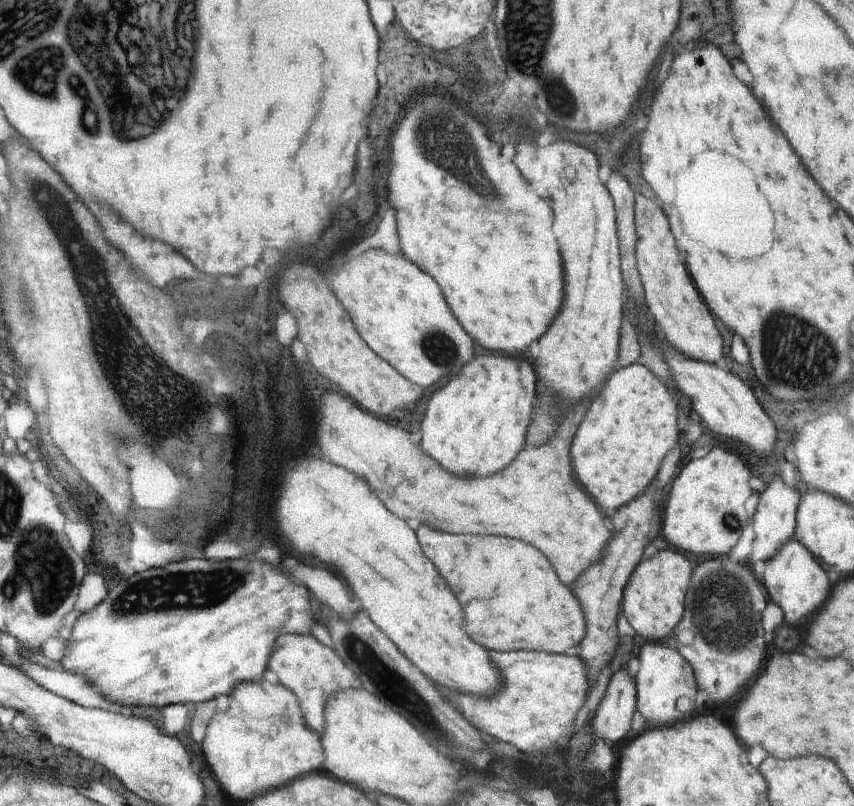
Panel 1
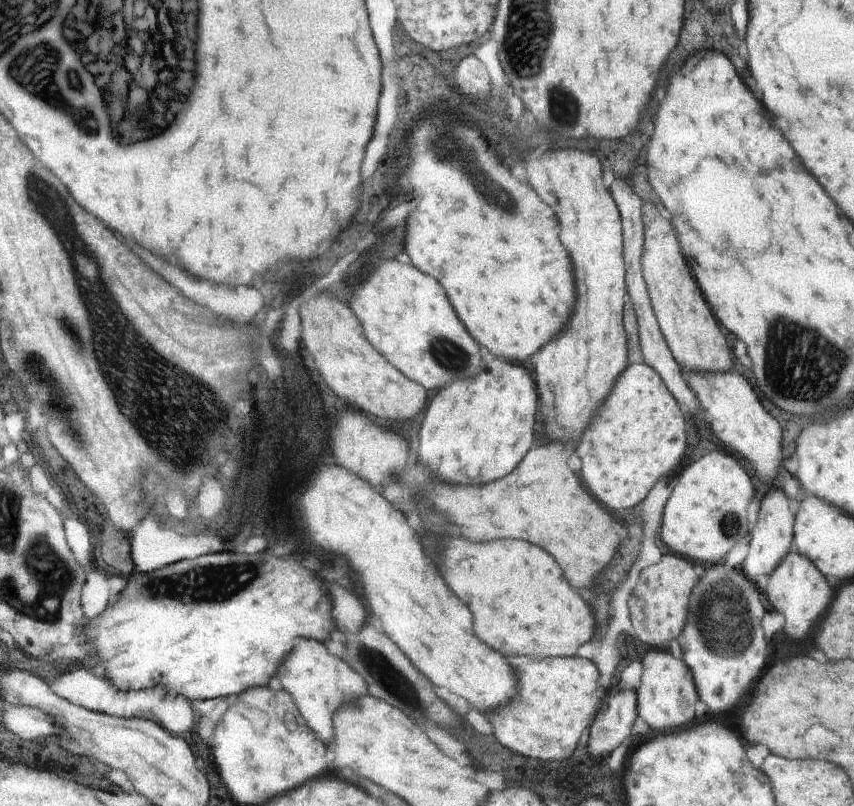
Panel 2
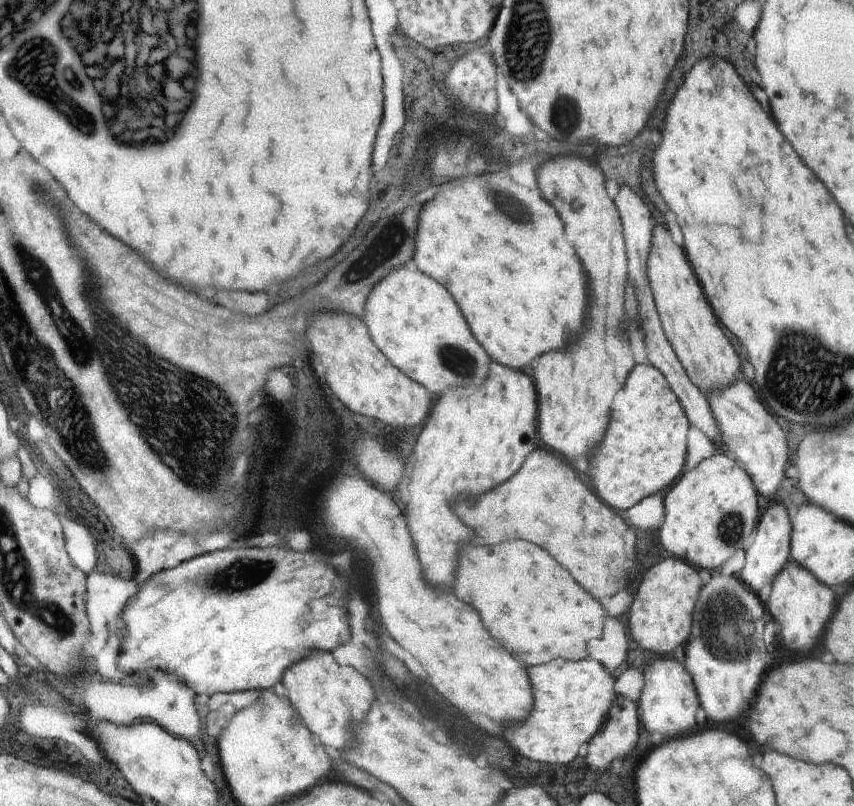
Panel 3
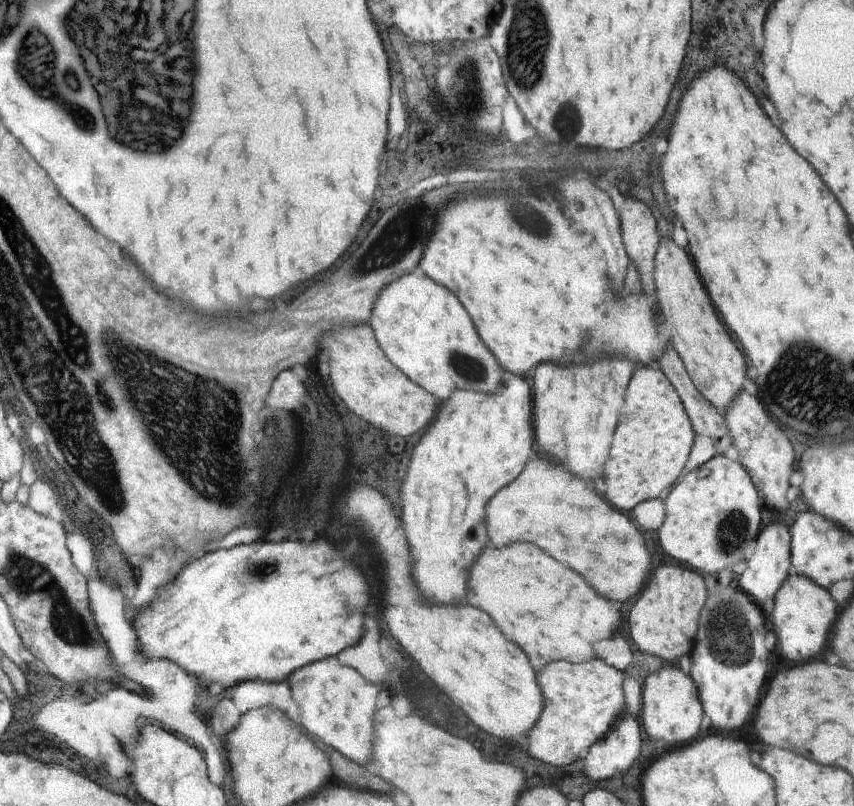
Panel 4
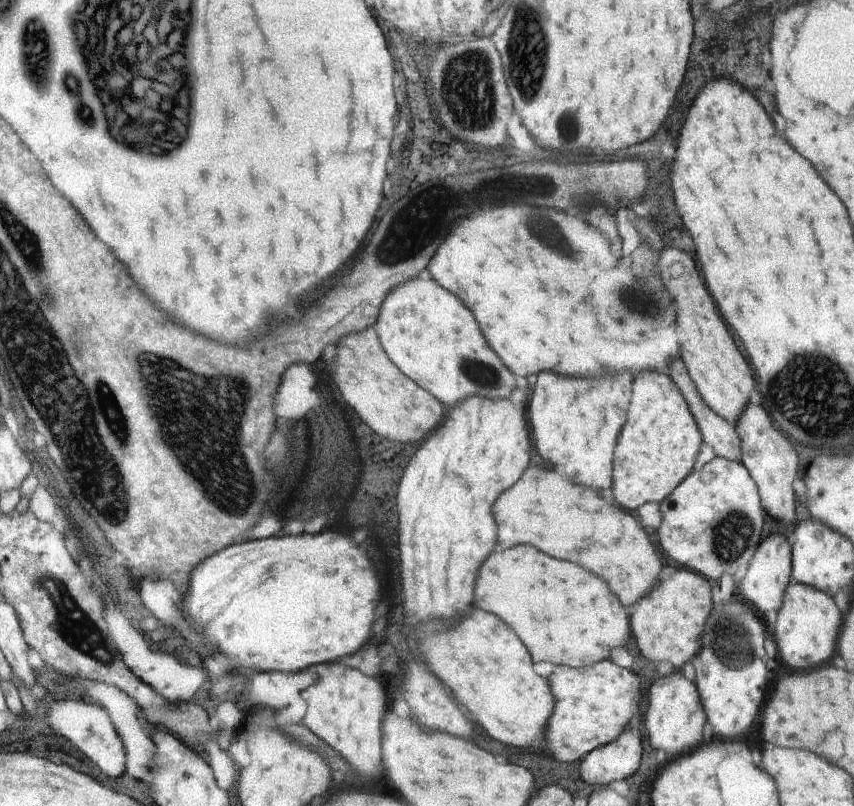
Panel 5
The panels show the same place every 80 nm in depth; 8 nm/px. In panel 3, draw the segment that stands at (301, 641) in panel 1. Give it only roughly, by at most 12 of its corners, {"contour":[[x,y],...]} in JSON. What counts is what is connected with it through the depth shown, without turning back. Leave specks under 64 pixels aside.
{"contour":[[316,648],[285,670],[290,705],[322,745],[358,745],[368,678]]}

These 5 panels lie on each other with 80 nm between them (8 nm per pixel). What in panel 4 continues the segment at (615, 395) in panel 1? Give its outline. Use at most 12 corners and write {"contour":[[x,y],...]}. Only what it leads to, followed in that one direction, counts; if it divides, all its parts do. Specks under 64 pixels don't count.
{"contour":[[641,365],[604,496],[632,512],[674,486],[696,433],[670,379]]}

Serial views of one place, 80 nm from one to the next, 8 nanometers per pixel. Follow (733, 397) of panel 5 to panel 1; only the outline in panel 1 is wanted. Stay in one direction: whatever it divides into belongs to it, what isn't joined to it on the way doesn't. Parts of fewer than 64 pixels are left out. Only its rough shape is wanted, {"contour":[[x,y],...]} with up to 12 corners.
{"contour":[[635,202],[645,302],[688,358],[722,358],[714,316],[676,252],[670,222]]}

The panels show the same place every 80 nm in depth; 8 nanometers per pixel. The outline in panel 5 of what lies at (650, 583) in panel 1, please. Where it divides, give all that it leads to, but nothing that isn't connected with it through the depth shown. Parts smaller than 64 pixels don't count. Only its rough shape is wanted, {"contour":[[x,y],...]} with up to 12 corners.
{"contour":[[674,569],[630,618],[644,658],[682,668],[702,650],[710,584]]}

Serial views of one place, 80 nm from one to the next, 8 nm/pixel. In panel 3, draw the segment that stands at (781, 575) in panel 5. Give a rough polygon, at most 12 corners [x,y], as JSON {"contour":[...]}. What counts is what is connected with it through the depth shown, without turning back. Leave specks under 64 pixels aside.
{"contour":[[782,500],[760,517],[756,544],[738,574],[757,592],[774,584],[791,555]]}

